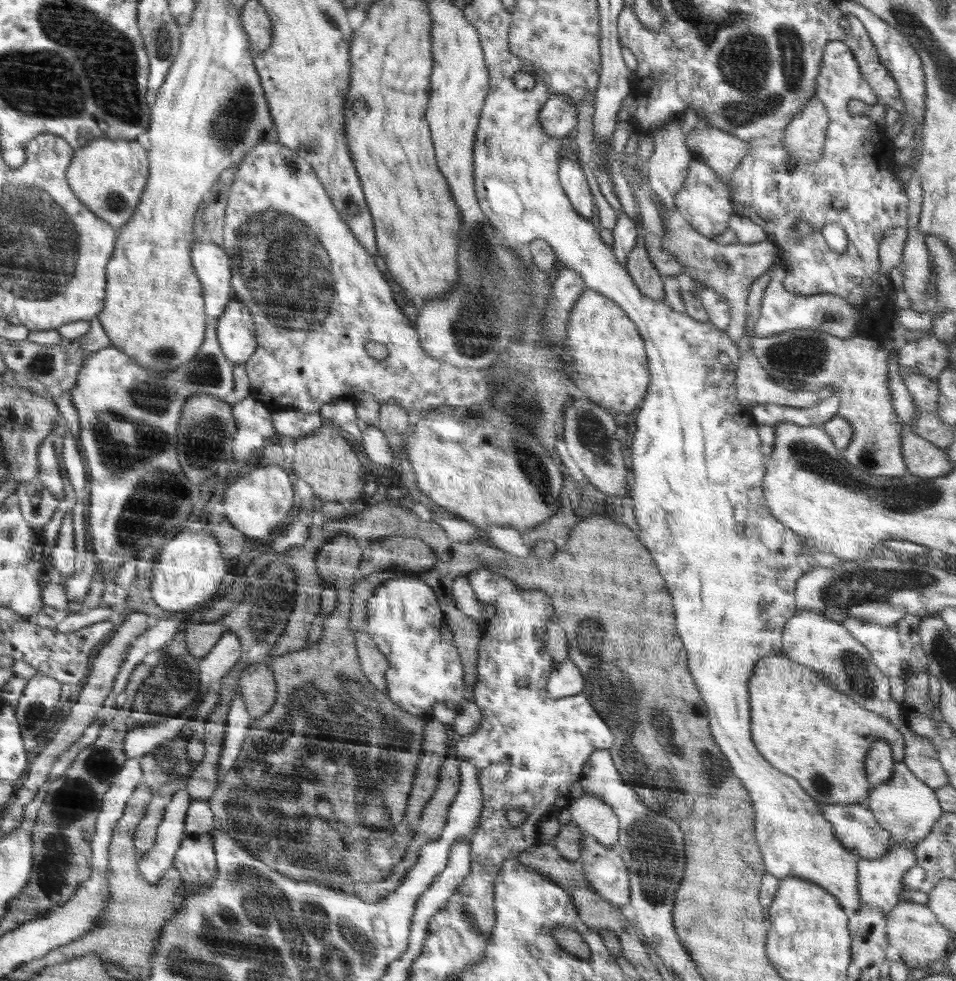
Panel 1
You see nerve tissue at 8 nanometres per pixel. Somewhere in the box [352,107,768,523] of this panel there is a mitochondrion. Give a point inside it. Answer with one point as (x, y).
(475, 324)

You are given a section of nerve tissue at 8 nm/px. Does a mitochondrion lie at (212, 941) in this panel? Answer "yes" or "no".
yes

